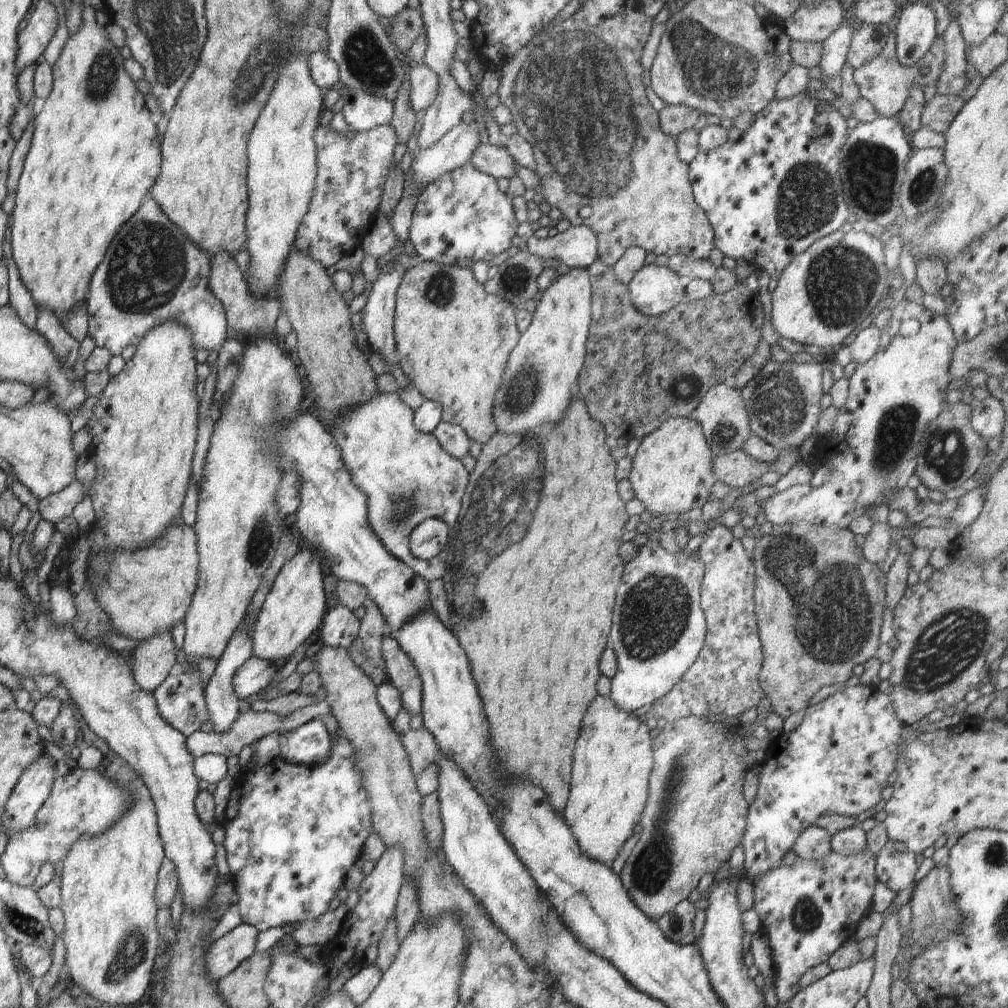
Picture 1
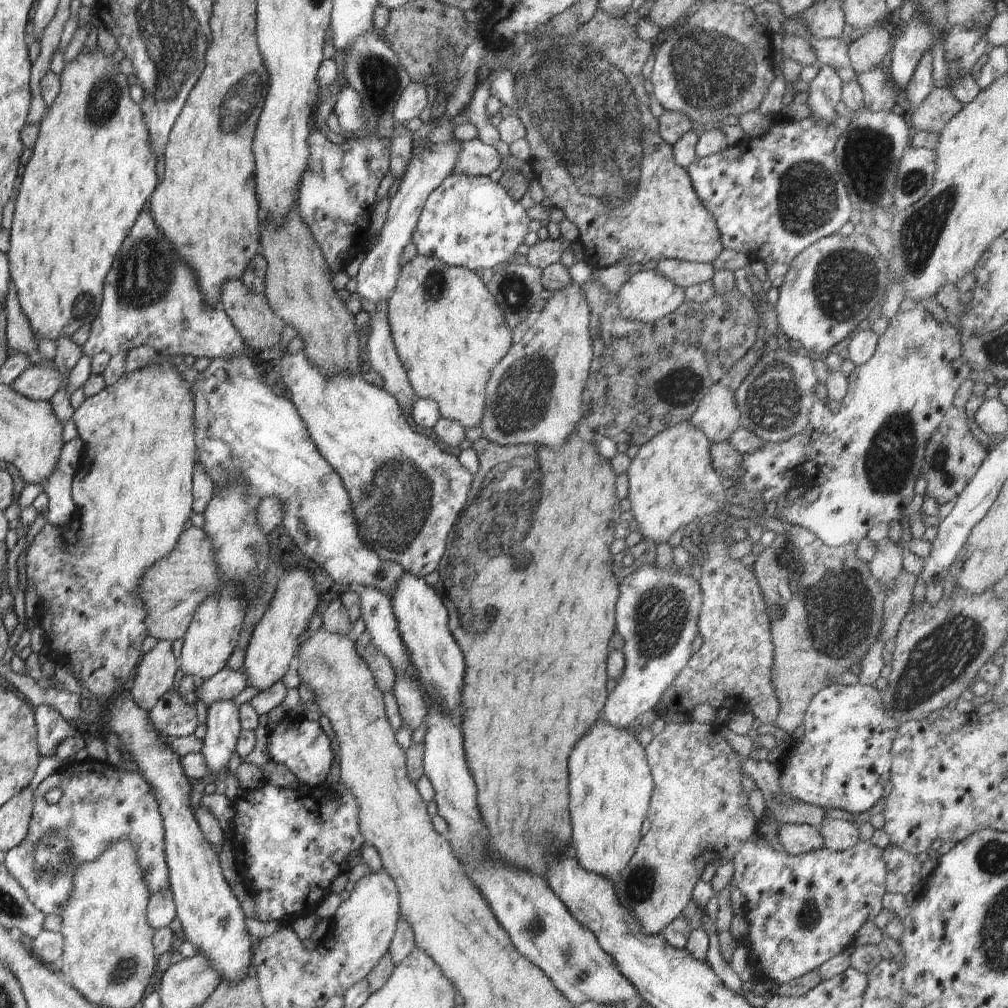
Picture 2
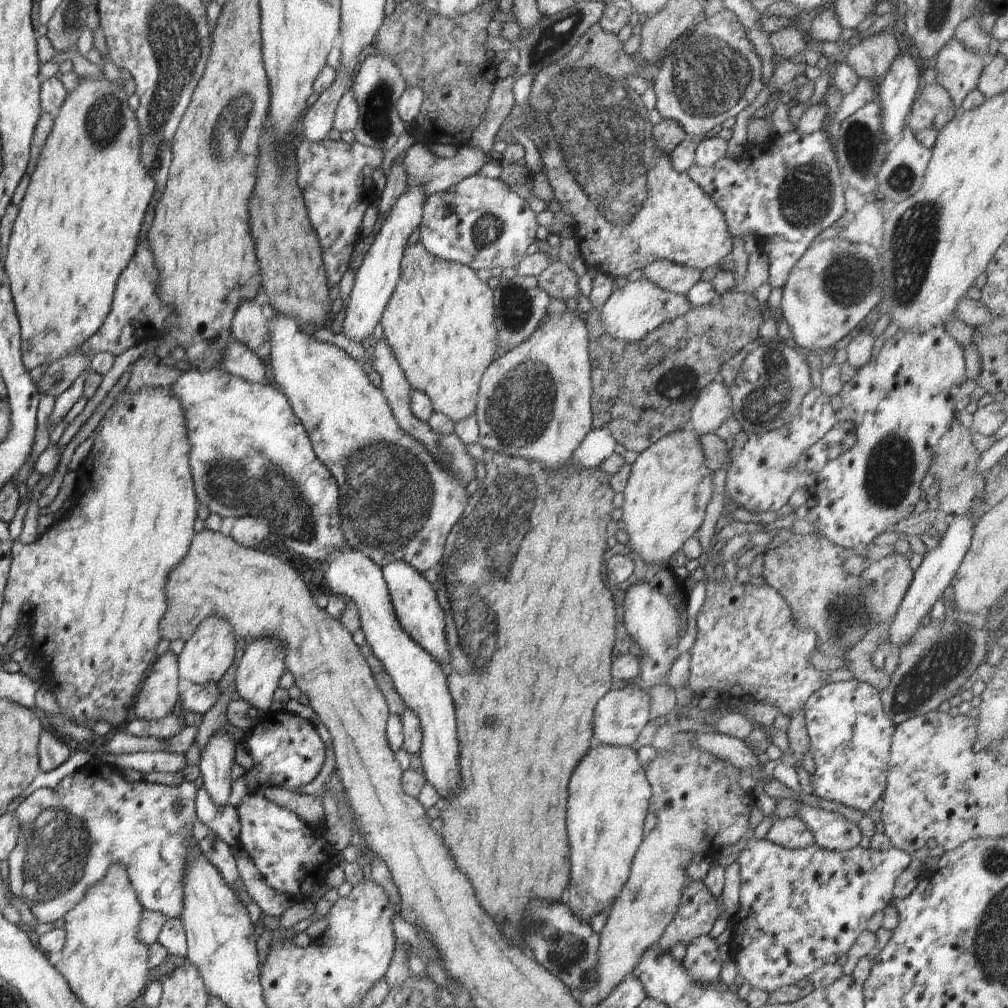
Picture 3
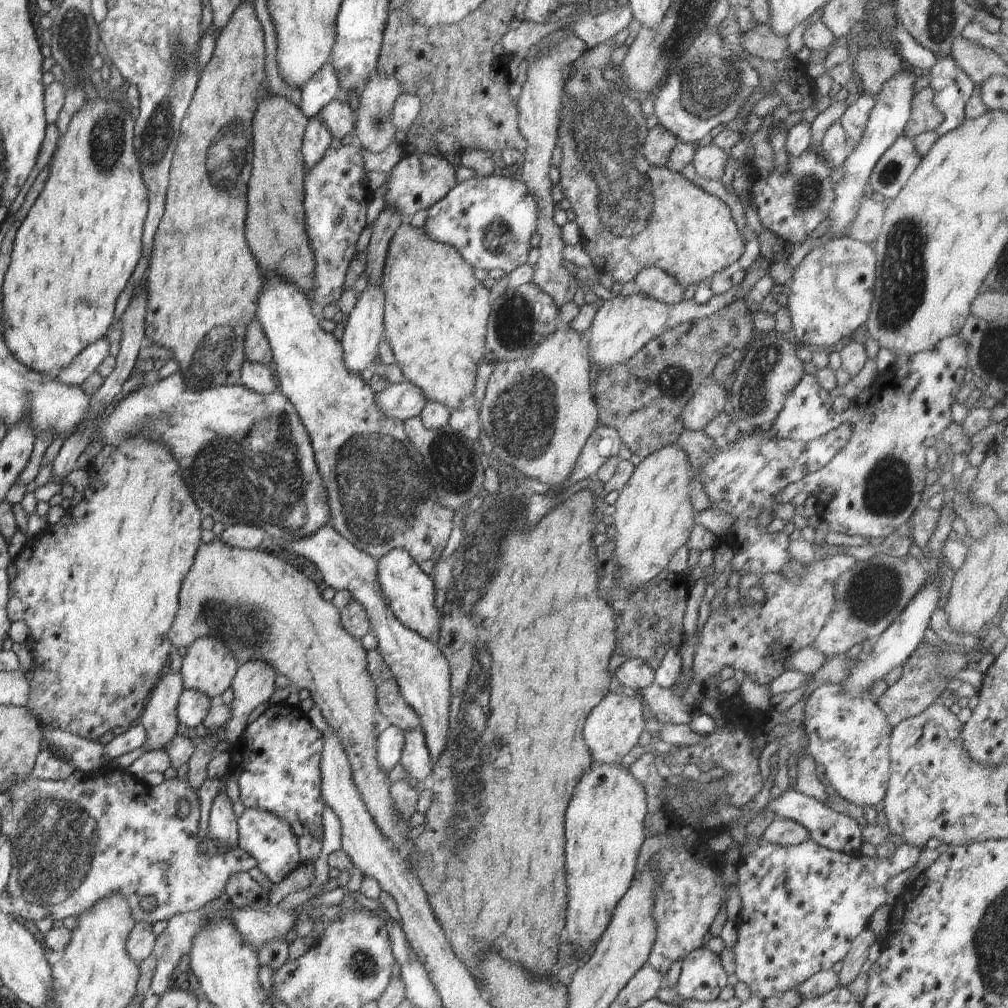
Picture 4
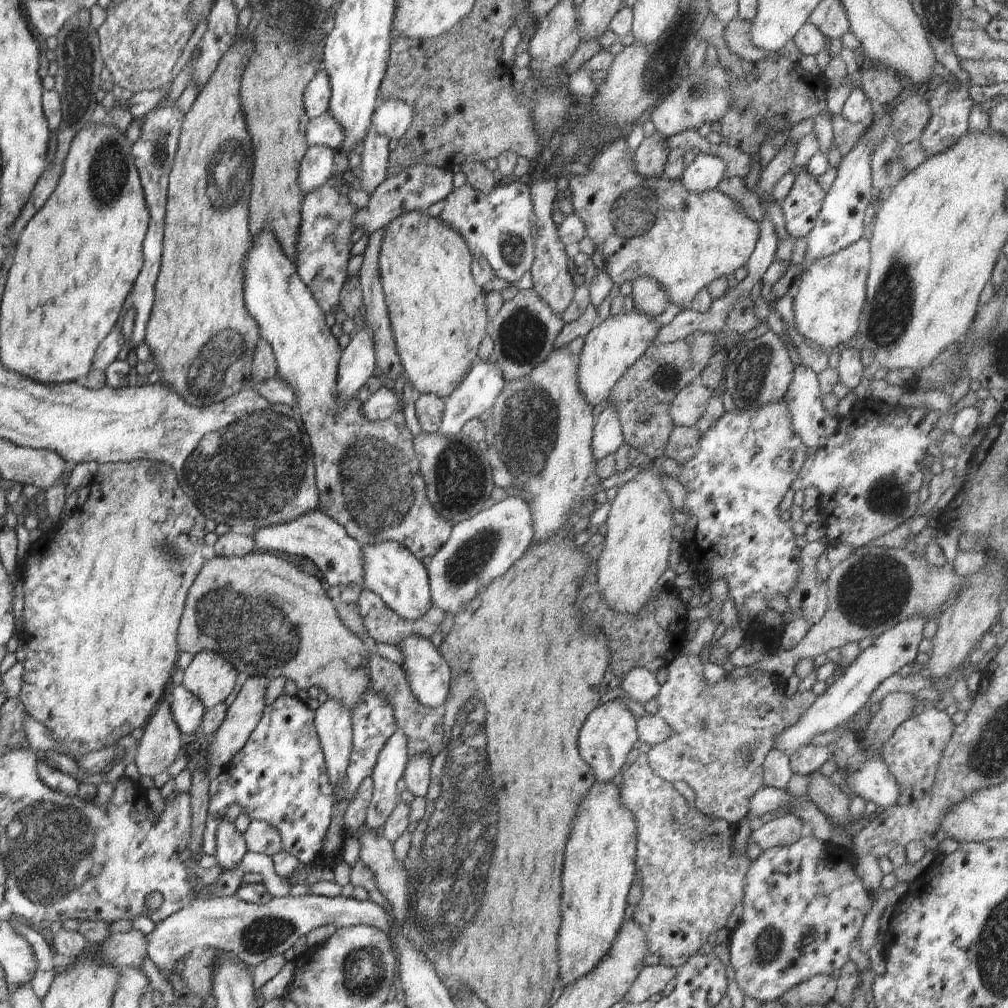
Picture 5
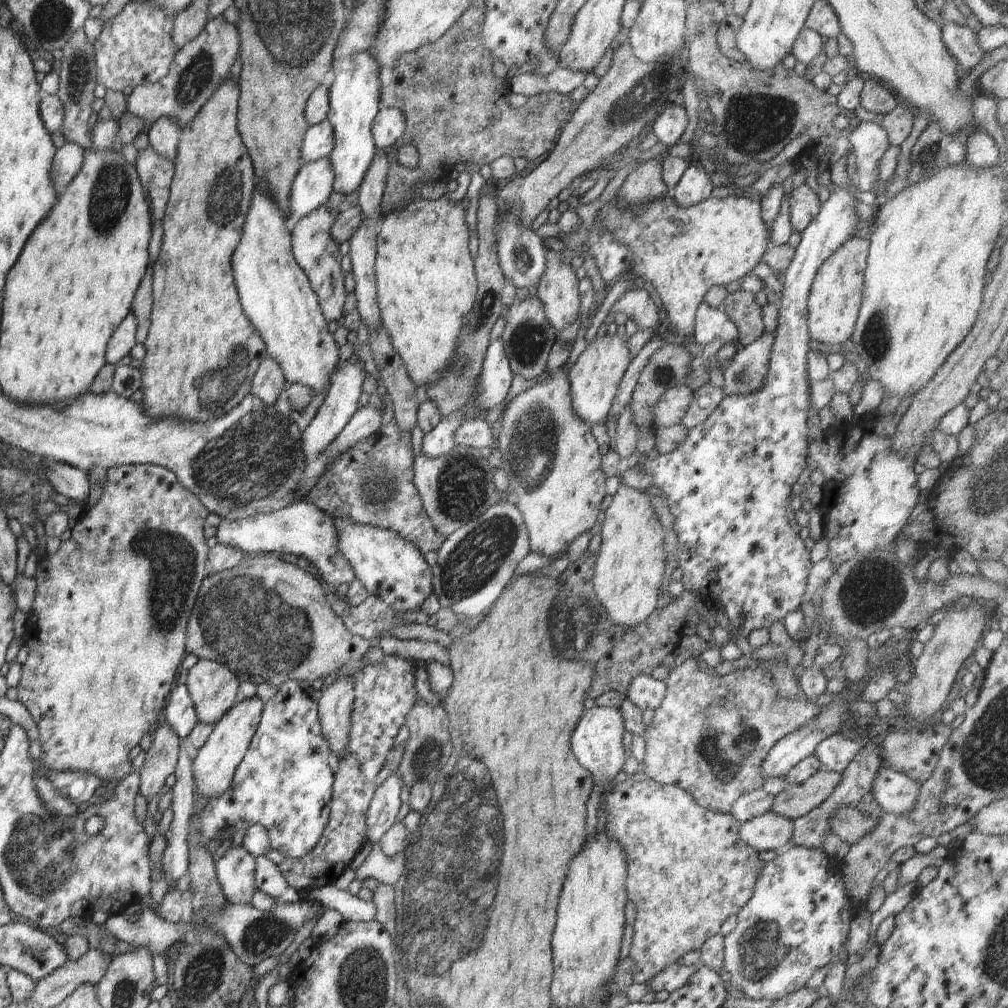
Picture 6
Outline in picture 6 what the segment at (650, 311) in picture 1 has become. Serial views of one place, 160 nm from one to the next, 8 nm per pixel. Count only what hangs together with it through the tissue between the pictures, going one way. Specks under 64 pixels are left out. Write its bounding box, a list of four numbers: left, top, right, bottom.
[568,335,630,428]

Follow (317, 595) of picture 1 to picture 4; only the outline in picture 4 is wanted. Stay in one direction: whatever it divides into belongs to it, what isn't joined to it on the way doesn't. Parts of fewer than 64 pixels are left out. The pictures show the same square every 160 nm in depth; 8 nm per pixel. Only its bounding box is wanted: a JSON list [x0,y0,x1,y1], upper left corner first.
[225,661,276,745]

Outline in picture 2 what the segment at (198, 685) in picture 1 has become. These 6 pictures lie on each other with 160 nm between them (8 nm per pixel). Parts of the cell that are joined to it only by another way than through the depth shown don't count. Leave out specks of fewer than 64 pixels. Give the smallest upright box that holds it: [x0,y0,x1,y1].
[149,689,199,737]

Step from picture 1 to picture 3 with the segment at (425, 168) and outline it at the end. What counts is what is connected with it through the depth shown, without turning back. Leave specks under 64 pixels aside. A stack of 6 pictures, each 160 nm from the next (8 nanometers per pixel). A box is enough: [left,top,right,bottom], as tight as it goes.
[343,185,427,342]

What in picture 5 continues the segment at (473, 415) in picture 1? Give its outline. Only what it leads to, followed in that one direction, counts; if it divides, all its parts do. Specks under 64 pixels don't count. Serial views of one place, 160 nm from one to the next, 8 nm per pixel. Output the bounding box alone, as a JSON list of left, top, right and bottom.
[379,211,490,399]

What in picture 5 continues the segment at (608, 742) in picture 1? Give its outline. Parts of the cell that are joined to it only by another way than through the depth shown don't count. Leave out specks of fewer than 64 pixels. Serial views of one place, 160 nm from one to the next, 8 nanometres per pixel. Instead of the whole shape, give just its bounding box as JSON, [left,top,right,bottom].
[558,781,637,985]

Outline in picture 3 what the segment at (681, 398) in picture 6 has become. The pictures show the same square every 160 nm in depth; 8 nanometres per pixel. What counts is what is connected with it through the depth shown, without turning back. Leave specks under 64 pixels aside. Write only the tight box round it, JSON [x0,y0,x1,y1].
[688,381,732,436]

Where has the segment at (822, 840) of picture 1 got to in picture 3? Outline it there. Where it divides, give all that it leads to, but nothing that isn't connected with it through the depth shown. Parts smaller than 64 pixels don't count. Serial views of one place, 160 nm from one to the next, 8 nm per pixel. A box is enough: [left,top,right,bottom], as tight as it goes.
[766,817,815,849]

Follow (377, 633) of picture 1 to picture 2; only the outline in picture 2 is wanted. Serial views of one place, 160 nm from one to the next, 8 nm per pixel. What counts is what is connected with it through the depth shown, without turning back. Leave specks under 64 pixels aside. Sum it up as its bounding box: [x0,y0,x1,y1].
[355,631,396,692]

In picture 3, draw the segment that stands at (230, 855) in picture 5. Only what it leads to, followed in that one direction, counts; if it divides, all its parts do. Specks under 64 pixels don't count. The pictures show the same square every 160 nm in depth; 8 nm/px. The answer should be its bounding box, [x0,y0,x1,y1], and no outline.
[200,730,238,808]

